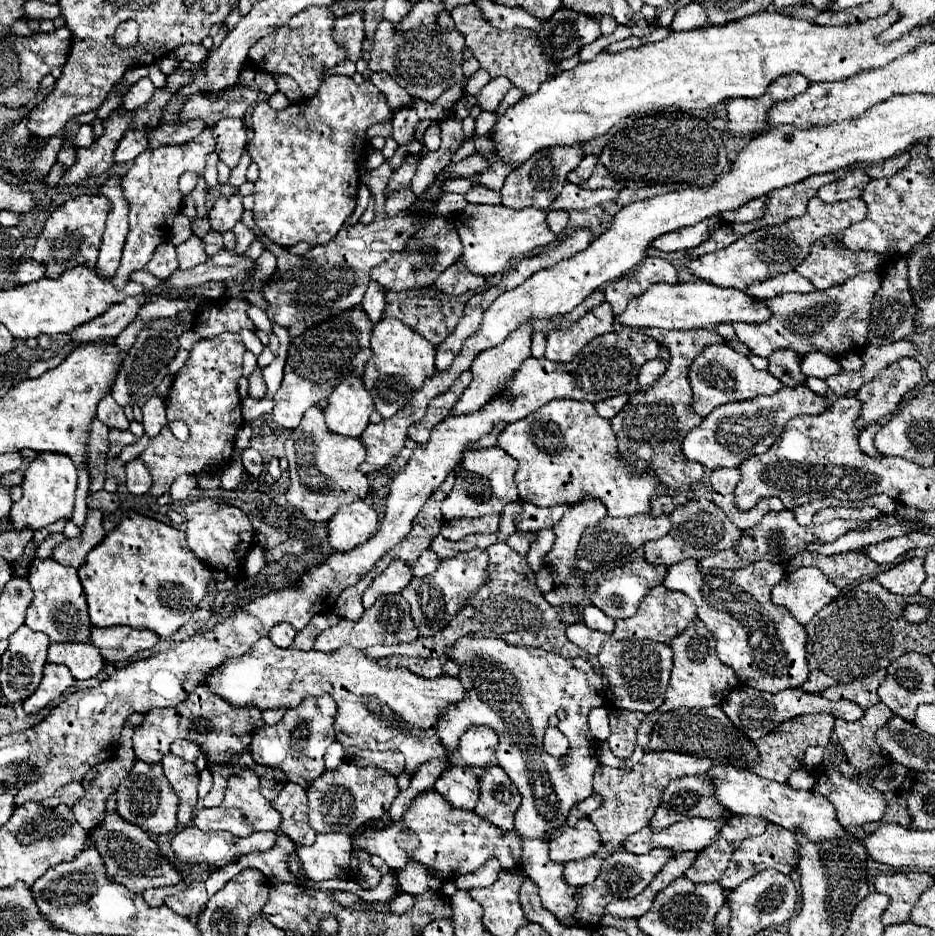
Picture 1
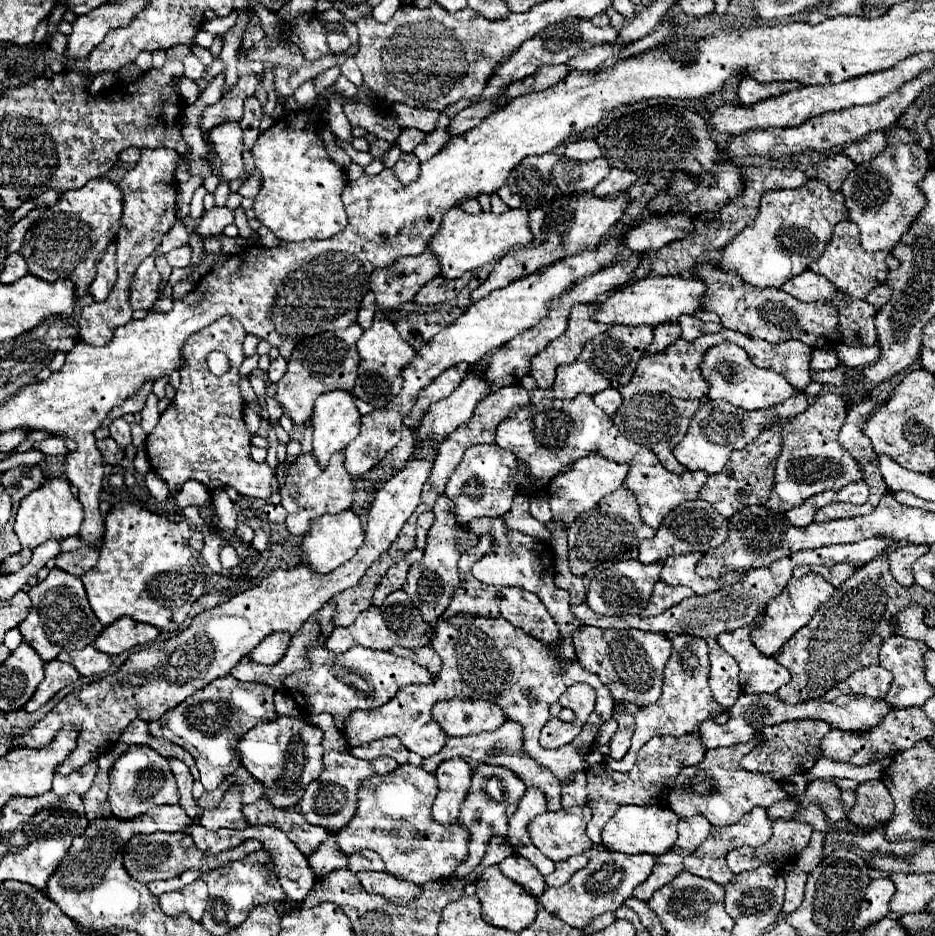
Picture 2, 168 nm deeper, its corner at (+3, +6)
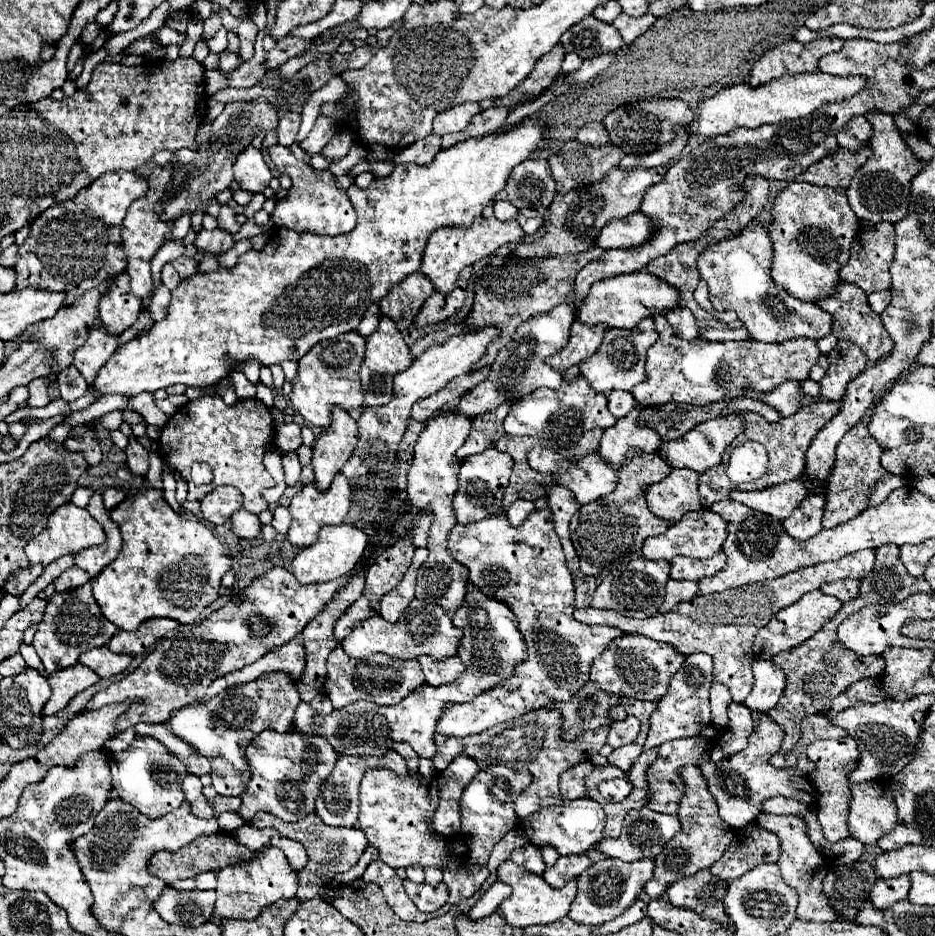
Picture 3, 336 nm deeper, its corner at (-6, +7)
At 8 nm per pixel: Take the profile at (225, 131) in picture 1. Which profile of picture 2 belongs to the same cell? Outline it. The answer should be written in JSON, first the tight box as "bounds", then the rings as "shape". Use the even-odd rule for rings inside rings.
{"bounds":[210,122,250,180],"shape":[[[224,122],[210,130],[210,138],[222,162],[222,176],[224,180],[248,180],[250,174],[244,170],[242,162],[242,128],[238,122]]]}

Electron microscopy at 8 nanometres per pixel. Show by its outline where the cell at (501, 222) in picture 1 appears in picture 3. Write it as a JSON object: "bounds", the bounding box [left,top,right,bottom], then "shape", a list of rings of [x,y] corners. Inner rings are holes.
{"bounds":[421,217,525,293],"shape":[[[477,217],[471,227],[437,229],[427,241],[421,271],[431,279],[431,283],[435,285],[435,291],[451,293],[457,287],[457,279],[459,279],[461,269],[481,261],[483,257],[489,257],[491,253],[495,253],[499,247],[503,247],[507,243],[523,241],[523,237],[525,237],[525,231],[521,231],[521,225],[517,223],[517,219],[499,221],[497,217],[489,217],[489,219]]]}

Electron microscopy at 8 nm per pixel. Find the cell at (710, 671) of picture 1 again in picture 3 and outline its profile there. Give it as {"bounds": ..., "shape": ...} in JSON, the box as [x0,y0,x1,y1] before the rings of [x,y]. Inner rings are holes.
{"bounds":[645,653,713,749],"shape":[[[693,653],[685,657],[681,669],[671,677],[667,693],[657,703],[657,711],[649,719],[649,735],[645,749],[657,747],[671,739],[695,737],[699,731],[711,723],[709,717],[709,687],[713,683],[713,661],[705,653]]]}

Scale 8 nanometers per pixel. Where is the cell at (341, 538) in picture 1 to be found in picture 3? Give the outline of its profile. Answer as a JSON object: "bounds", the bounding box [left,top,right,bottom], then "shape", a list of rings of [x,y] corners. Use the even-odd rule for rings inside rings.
{"bounds":[291,523,369,585],"shape":[[[349,523],[325,525],[319,531],[319,539],[313,545],[309,545],[297,553],[297,557],[291,563],[291,571],[299,579],[301,585],[321,583],[321,581],[331,581],[331,579],[343,577],[357,565],[357,561],[361,559],[361,555],[367,549],[367,543],[369,543],[367,533],[355,525],[349,525]]]}

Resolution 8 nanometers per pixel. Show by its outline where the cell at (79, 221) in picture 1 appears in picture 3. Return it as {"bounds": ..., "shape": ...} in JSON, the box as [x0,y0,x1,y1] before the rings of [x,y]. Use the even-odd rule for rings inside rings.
{"bounds":[15,171,147,305],"shape":[[[113,171],[113,173],[101,175],[97,181],[91,183],[91,187],[85,187],[85,191],[79,191],[67,203],[53,205],[49,207],[49,211],[43,211],[33,221],[31,233],[25,239],[25,243],[19,247],[19,257],[15,265],[15,271],[17,271],[15,289],[39,287],[45,291],[65,291],[67,293],[65,305],[71,305],[85,291],[99,287],[101,283],[107,283],[109,279],[125,271],[127,263],[125,263],[125,251],[121,243],[121,223],[131,203],[143,197],[145,191],[147,191],[147,181],[139,177],[135,171]]]}

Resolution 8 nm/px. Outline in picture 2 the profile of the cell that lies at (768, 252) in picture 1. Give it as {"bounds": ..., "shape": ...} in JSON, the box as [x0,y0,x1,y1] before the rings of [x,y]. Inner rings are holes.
{"bounds":[720,180,848,288],"shape":[[[808,180],[808,184],[792,190],[770,190],[762,196],[758,216],[752,224],[748,224],[728,246],[724,246],[724,256],[720,258],[720,268],[736,270],[748,284],[756,288],[782,288],[790,278],[806,272],[814,260],[820,258],[826,244],[832,238],[834,226],[848,218],[848,210],[844,208],[842,192],[832,192],[822,180]]]}

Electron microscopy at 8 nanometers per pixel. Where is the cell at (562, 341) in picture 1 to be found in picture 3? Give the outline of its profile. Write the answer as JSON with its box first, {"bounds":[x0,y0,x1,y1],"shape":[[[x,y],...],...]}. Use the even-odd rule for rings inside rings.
{"bounds":[547,321,607,371],"shape":[[[575,321],[571,325],[571,337],[567,347],[561,349],[557,355],[551,355],[547,363],[557,371],[567,371],[569,367],[579,365],[599,349],[605,333],[607,333],[607,325],[589,327],[581,321]]]}

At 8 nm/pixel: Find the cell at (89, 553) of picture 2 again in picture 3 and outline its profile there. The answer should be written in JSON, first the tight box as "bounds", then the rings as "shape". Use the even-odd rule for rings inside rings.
{"bounds":[55,567,89,591],"shape":[[[69,567],[67,571],[63,571],[59,575],[59,579],[55,581],[55,589],[57,591],[67,591],[67,589],[73,589],[77,585],[83,585],[87,583],[89,577],[83,573],[83,571],[77,571],[77,567]]]}

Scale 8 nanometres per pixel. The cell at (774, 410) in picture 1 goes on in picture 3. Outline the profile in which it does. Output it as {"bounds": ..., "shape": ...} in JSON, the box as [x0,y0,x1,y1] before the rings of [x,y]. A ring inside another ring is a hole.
{"bounds":[659,413,745,473],"shape":[[[729,413],[729,415],[717,415],[705,423],[699,423],[697,427],[693,427],[693,431],[689,431],[685,437],[677,439],[677,441],[661,441],[659,447],[659,455],[665,459],[665,463],[669,467],[685,467],[685,469],[693,469],[697,473],[705,473],[711,467],[721,465],[723,459],[723,451],[731,445],[733,439],[741,437],[745,431],[745,423],[741,419],[741,415],[737,413]]]}

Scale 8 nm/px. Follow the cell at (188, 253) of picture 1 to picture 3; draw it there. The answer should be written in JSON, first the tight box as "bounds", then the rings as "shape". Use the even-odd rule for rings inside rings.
{"bounds":[173,255,197,277],"shape":[[[189,255],[177,257],[177,259],[173,261],[173,267],[177,269],[177,273],[179,273],[181,277],[189,277],[189,275],[197,273],[197,263],[195,263],[195,259],[189,257]]]}

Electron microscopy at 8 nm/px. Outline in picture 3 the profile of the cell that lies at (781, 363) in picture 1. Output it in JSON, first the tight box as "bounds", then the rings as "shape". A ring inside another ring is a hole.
{"bounds":[633,313,821,405],"shape":[[[653,313],[653,321],[659,333],[659,339],[647,351],[647,379],[633,387],[633,397],[639,405],[649,403],[689,403],[705,405],[715,401],[729,401],[741,397],[743,389],[771,391],[787,379],[809,379],[811,367],[817,363],[821,351],[813,339],[791,339],[785,343],[759,343],[753,339],[747,341],[707,341],[693,339],[685,341],[675,337],[673,329],[661,313]]]}

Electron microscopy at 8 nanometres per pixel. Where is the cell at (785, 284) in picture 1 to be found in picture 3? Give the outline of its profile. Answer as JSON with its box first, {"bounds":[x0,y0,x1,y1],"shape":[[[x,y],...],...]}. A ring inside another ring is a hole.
{"bounds":[817,281,893,363],"shape":[[[839,281],[835,287],[835,295],[817,299],[817,307],[821,307],[823,311],[833,315],[833,335],[837,339],[849,339],[851,343],[857,343],[857,347],[861,347],[865,351],[869,361],[875,363],[893,349],[893,339],[885,331],[879,315],[875,311],[871,311],[871,307],[867,303],[867,295],[865,295],[865,291],[861,291],[861,287]]]}

